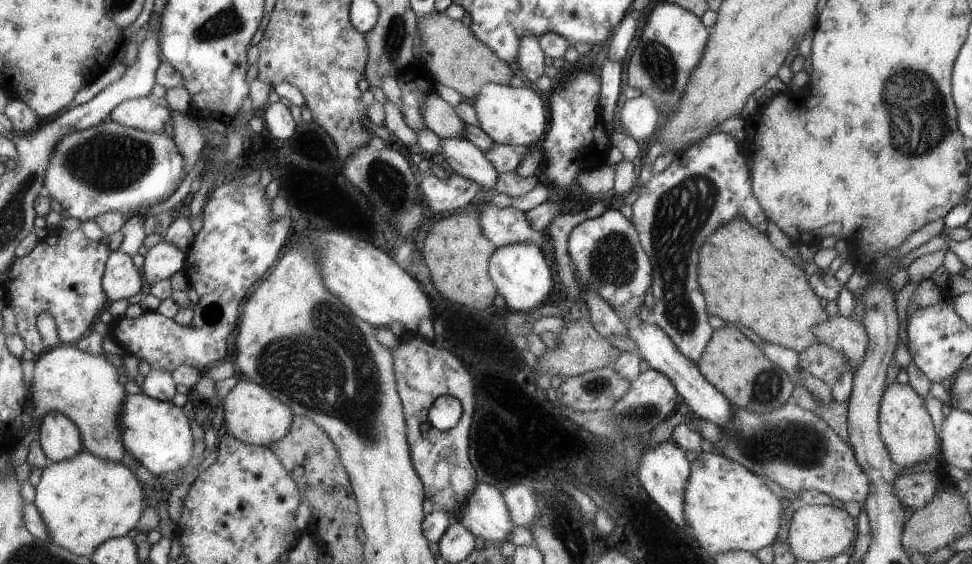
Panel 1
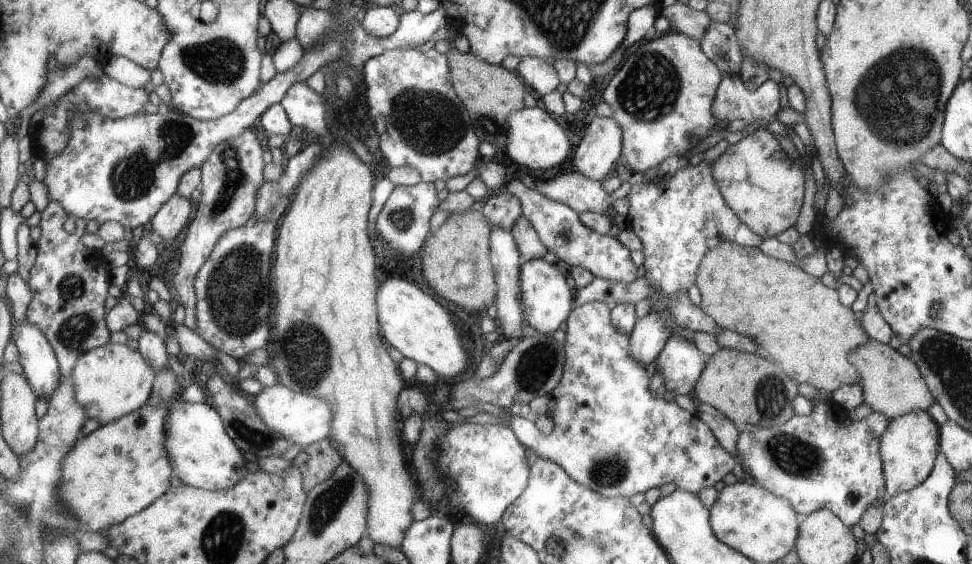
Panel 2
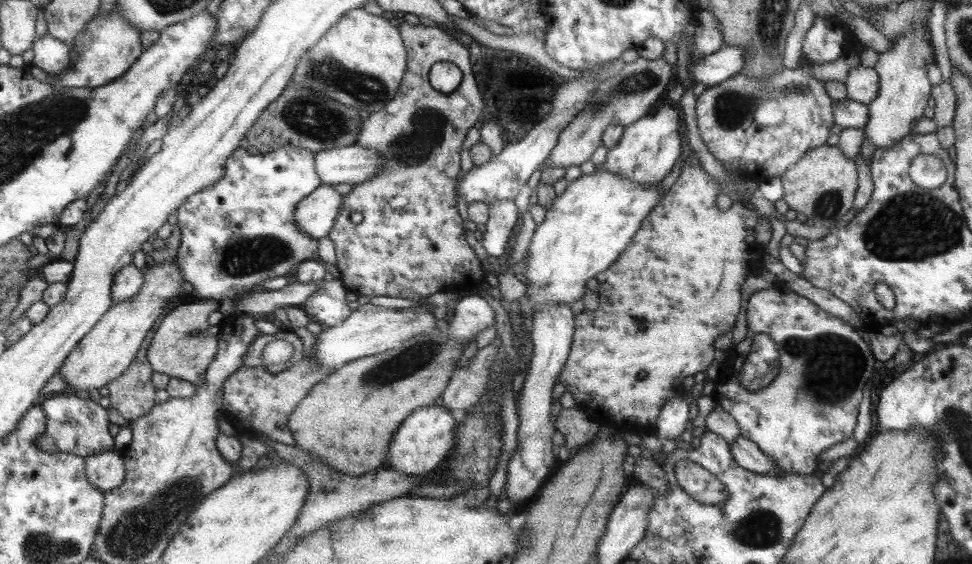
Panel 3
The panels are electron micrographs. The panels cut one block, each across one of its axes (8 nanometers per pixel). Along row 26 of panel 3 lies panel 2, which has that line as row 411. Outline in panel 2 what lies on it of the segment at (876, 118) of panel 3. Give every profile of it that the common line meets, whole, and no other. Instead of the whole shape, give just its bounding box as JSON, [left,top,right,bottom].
[880,411,937,500]

